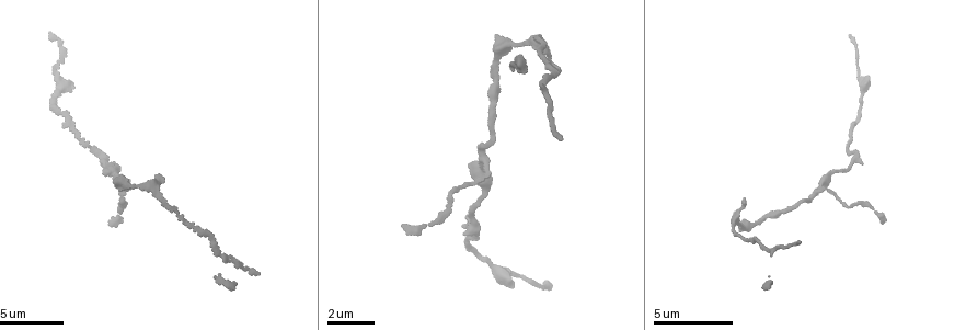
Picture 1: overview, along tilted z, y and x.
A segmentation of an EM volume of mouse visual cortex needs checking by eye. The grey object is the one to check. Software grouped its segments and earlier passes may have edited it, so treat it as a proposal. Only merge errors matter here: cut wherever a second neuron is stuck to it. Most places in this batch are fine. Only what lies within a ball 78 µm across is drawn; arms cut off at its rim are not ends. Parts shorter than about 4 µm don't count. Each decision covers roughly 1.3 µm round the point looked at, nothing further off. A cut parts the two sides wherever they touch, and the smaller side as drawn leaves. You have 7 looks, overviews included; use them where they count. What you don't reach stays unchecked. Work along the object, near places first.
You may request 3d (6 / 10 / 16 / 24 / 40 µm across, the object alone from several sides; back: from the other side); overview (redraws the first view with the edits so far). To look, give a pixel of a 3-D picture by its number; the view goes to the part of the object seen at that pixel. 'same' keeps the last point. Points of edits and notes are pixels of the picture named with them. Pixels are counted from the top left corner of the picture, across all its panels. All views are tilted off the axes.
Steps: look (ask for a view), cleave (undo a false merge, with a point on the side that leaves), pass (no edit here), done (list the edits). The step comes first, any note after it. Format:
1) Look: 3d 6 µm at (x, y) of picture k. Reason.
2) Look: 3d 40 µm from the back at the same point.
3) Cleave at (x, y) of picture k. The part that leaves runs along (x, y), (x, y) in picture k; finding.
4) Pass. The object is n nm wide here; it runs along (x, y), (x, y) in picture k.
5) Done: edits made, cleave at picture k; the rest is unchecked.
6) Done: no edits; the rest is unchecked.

Look: 3d 10 µm at (860, 79) of picture 1. Sudden change in width.

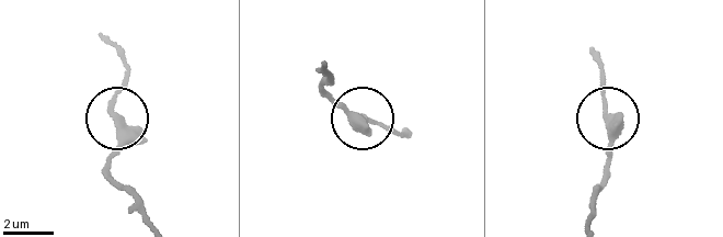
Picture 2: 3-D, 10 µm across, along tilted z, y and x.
Pass. It runs along (588, 222), (606, 182), (612, 136), (600, 55) in picture 2; one neuron here.

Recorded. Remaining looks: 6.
Look: 3d 6 µm at (815, 192) of picture 1. Arms part here.

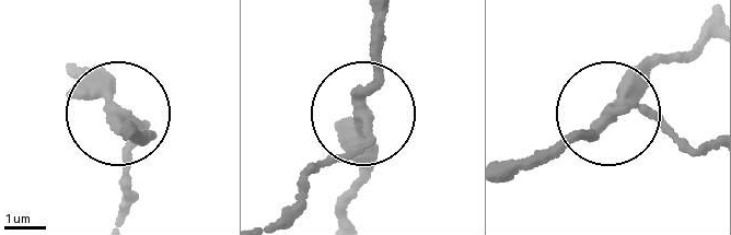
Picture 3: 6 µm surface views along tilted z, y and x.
Look: 3d 6 µm from the back at (612, 113) of picture 3.

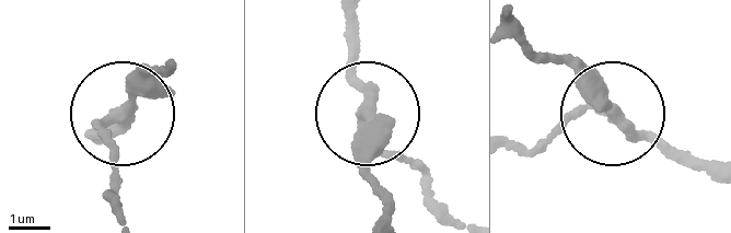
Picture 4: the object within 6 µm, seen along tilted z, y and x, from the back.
Pass. The side arm is 5 µm long; all the same neuron.

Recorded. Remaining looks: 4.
Look: 3d 6 µm at (516, 45) of picture 1. Narrows sharply.

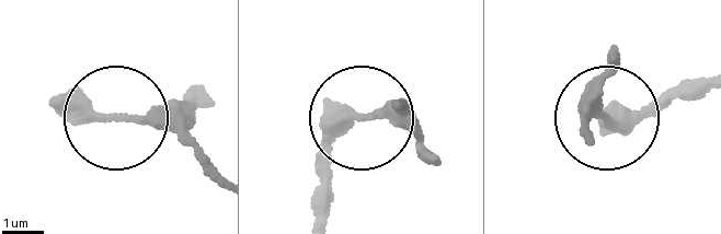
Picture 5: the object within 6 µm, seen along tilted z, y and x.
Look: 3d 6 µm from the back at (116, 117) of picture 5.

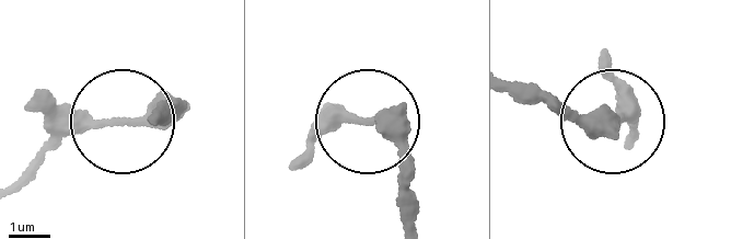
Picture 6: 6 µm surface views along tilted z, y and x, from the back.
Pass. The object is 180 nm wide here; it runs along (162, 112), (118, 123), (83, 116), (39, 146) in picture 6; continuous, no second neuron.

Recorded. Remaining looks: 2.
Done: no edits; the rest is unchecked.

